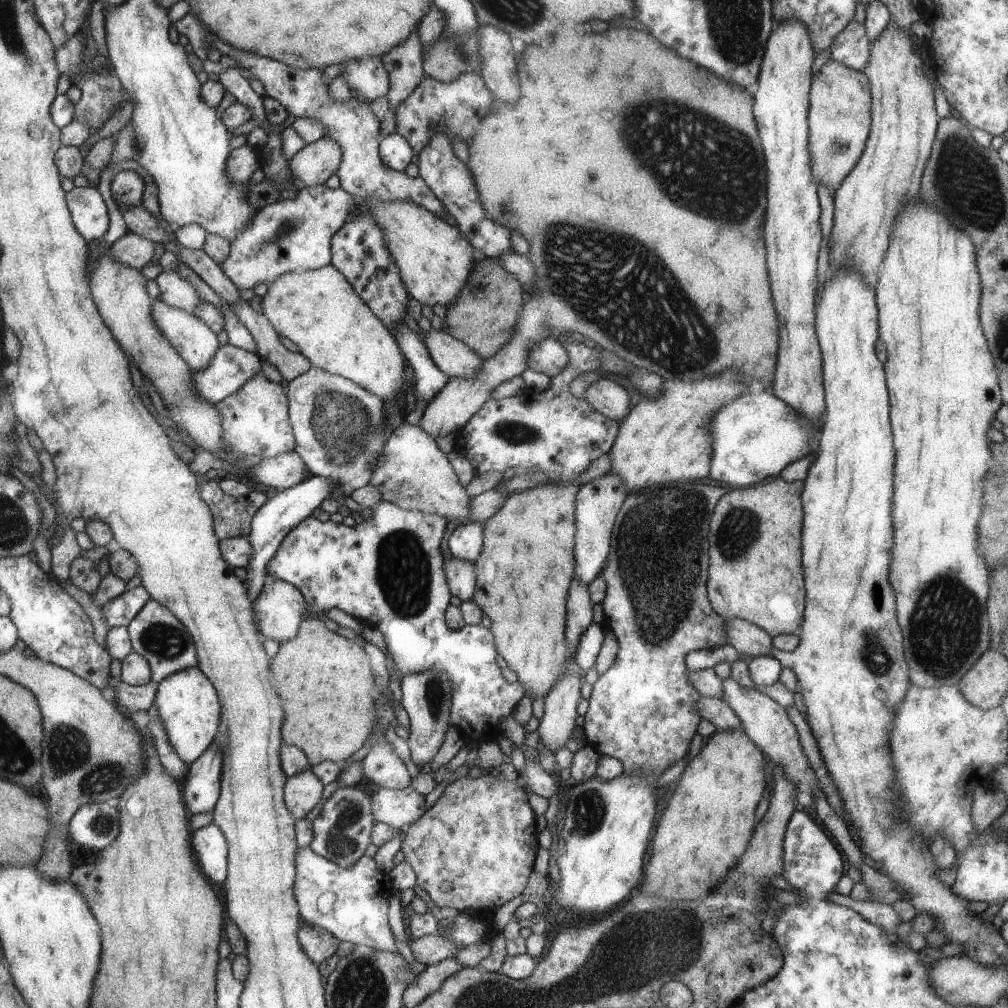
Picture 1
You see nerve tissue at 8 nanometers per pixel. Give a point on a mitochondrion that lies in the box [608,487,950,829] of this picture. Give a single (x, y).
(660, 601)

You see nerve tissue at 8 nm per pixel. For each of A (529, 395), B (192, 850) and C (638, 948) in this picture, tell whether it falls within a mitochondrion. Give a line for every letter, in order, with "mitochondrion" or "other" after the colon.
A: other
B: other
C: mitochondrion

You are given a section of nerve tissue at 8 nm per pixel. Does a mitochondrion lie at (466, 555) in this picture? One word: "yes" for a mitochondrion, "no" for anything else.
no

